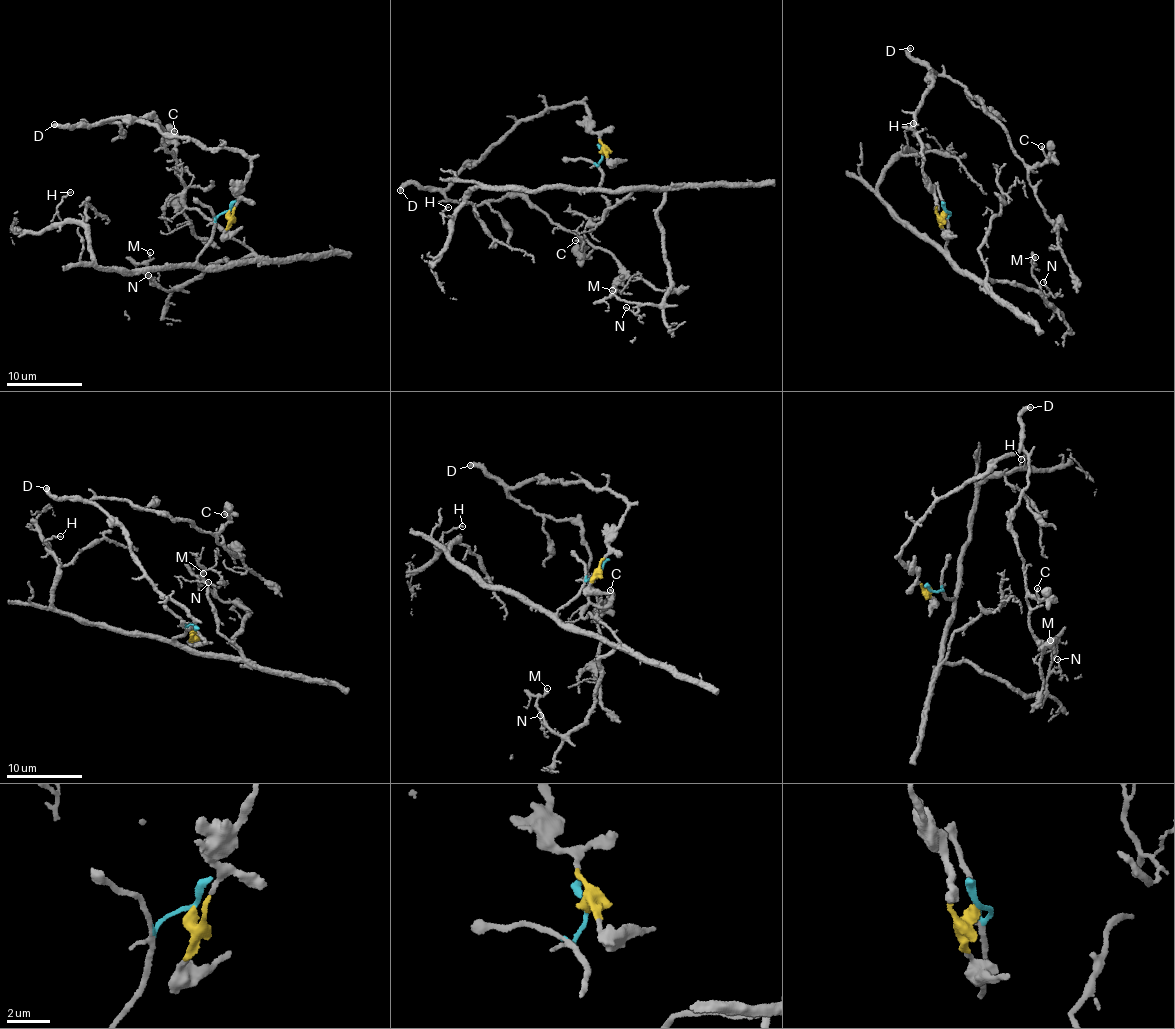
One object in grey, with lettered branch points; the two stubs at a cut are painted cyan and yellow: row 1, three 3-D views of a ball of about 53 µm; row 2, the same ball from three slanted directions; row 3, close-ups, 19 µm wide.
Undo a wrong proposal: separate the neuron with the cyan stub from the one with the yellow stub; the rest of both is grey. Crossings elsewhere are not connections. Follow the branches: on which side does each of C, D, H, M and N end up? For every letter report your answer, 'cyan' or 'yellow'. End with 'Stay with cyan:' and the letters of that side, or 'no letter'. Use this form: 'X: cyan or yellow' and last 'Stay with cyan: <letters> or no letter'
C: yellow
D: yellow
H: cyan
M: cyan
N: cyan
Stay with cyan: H, M, N

